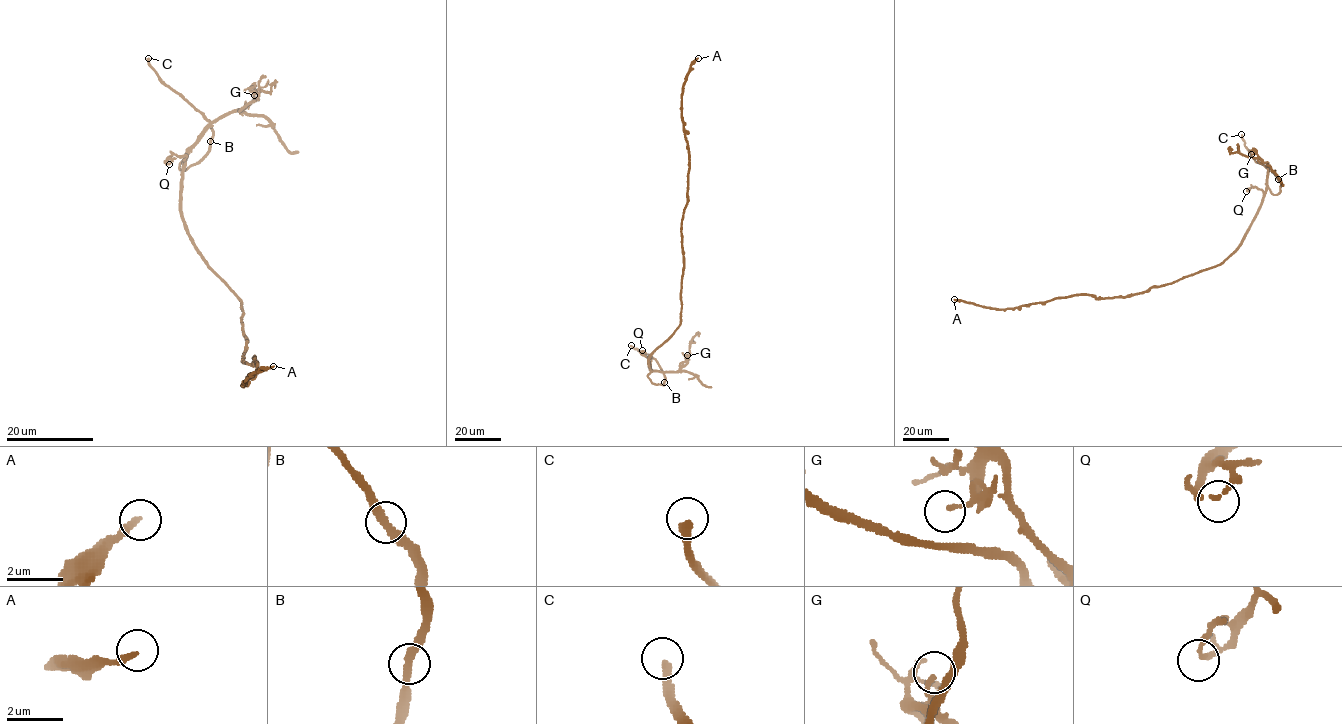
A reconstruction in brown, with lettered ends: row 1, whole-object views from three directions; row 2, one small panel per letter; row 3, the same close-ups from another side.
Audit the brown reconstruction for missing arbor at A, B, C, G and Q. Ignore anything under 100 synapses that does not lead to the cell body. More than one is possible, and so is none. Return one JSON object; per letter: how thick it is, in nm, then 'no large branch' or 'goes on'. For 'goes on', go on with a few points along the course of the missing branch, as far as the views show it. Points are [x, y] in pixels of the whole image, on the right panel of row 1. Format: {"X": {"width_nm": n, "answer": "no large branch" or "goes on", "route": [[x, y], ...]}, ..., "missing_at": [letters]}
{"A": {"width_nm": 240, "answer": "goes on", "route": [[954, 299], [946, 290], [962, 238], [999, 183], [997, 104], [1035, 100], [996, 103]]}, "B": {"width_nm": 280, "answer": "no large branch"}, "C": {"width_nm": 320, "answer": "goes on"}, "G": {"width_nm": 140, "answer": "no large branch"}, "Q": {"width_nm": 150, "answer": "no large branch"}, "missing_at": ["A", "C"]}

